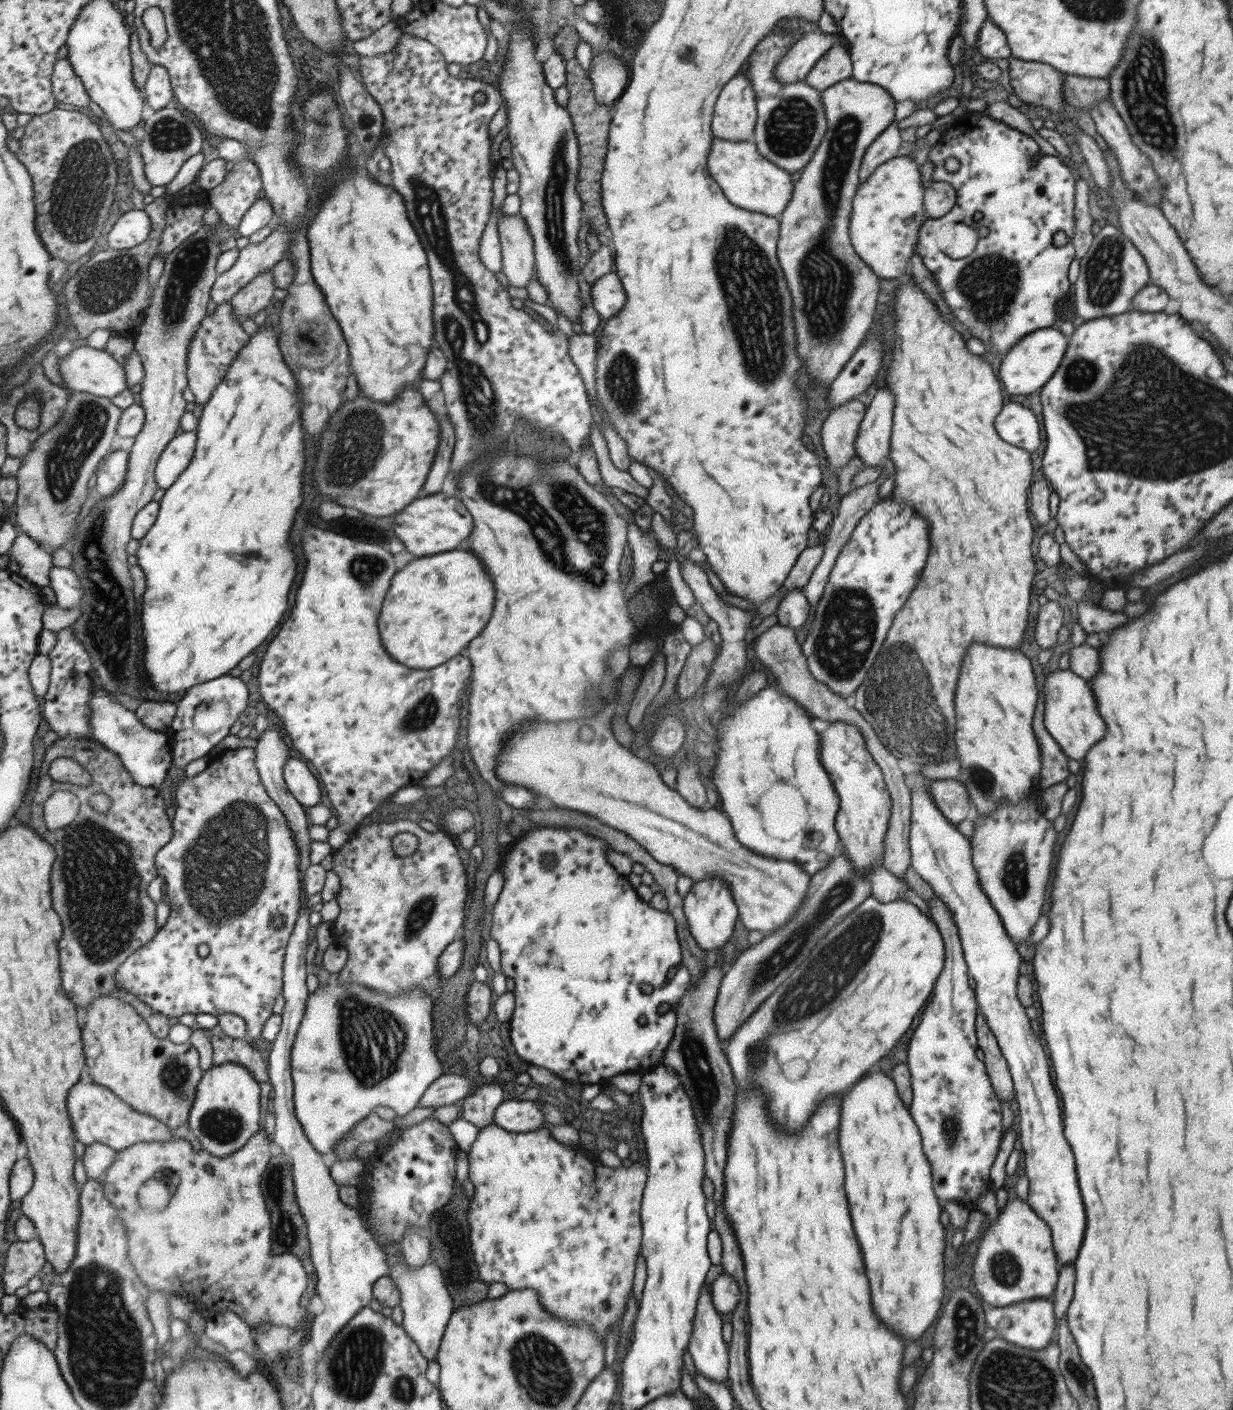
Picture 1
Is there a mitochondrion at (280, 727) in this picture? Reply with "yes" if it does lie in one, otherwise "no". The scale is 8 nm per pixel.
no

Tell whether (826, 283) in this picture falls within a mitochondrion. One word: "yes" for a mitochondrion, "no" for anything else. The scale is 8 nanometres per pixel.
yes

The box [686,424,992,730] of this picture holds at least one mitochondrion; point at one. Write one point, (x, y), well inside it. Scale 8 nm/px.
(848, 624)

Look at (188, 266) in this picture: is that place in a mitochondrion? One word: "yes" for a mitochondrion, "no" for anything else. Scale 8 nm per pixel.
yes

